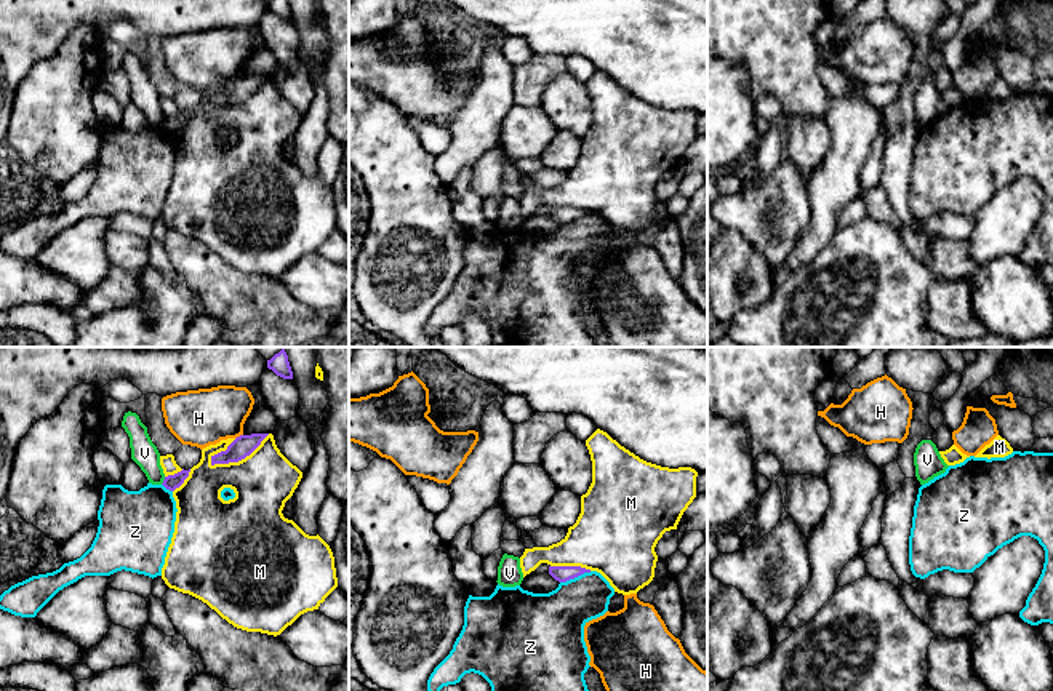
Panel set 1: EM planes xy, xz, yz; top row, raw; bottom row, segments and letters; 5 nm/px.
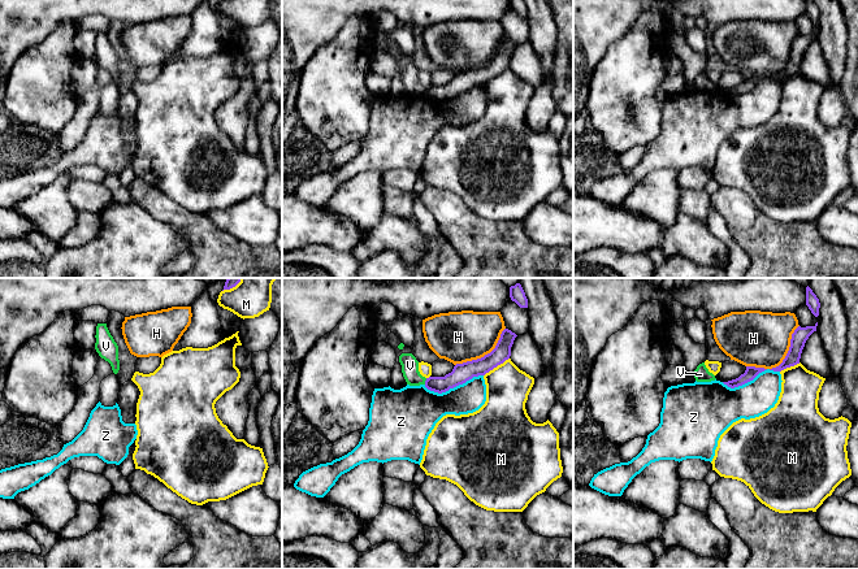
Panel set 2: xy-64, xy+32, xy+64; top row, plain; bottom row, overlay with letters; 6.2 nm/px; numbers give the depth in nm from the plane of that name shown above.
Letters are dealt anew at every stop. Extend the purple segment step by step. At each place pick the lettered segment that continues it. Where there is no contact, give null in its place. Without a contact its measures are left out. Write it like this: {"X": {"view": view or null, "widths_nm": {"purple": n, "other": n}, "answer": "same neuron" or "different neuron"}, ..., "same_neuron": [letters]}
{"H": {"view": "xy", "widths_nm": {"purple": 110, "other": 280}, "answer": "different neuron"}, "M": {"view": "xy", "widths_nm": {"purple": 110, "other": 300}, "answer": "different neuron"}, "V": {"view": "xy", "widths_nm": {"purple": 80, "other": 140}, "answer": "different neuron"}, "Z": {"view": "xz", "widths_nm": {"purple": 80, "other": 300}, "answer": "different neuron"}, "same_neuron": []}

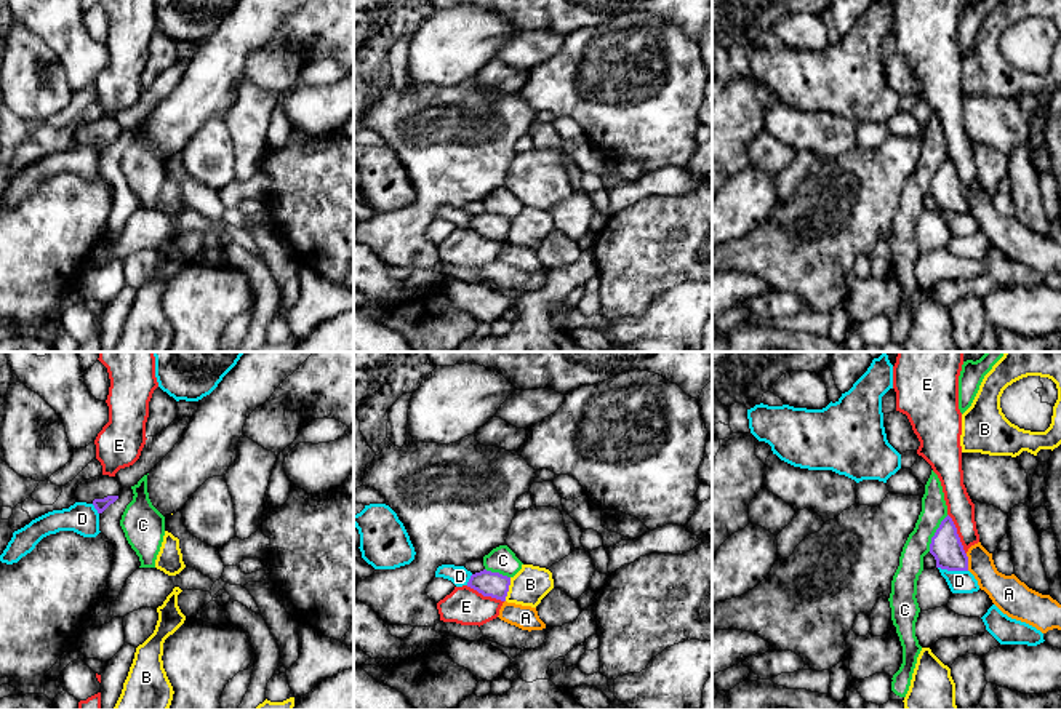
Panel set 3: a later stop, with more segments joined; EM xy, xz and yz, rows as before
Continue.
{"A": {"view": "yz", "widths_nm": {"purple": 160, "other": 160}, "answer": "different neuron"}, "B": {"view": "xz", "widths_nm": {"purple": 130, "other": 180}, "answer": "different neuron"}, "C": {"view": "yz", "widths_nm": {"purple": 160, "other": 130}, "answer": "different neuron"}, "D": {"view": "yz", "widths_nm": {"purple": 160, "other": 110}, "answer": "different neuron"}, "E": {"view": "yz", "widths_nm": {"purple": 160, "other": 140}, "answer": "different neuron"}, "same_neuron": []}

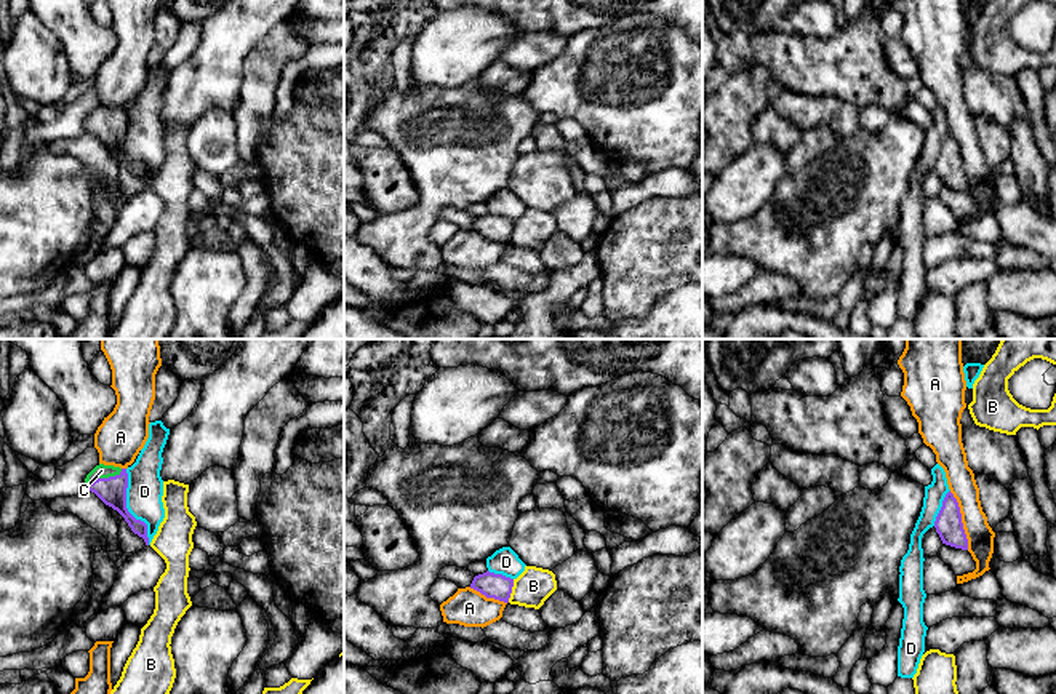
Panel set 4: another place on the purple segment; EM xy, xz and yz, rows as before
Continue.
{"A": {"view": "yz", "widths_nm": {"purple": 140, "other": 140}, "answer": "different neuron"}, "B": {"view": "xz", "widths_nm": {"purple": 130, "other": 180}, "answer": "different neuron"}, "C": {"view": "xy", "widths_nm": {"purple": 140, "other": 70}, "answer": "same neuron"}, "D": {"view": "xy", "widths_nm": {"purple": 140, "other": 180}, "answer": "different neuron"}, "same_neuron": ["C"]}

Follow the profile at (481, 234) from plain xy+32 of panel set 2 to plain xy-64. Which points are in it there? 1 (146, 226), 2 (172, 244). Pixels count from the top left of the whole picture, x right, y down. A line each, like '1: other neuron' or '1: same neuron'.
1: other neuron
2: other neuron

